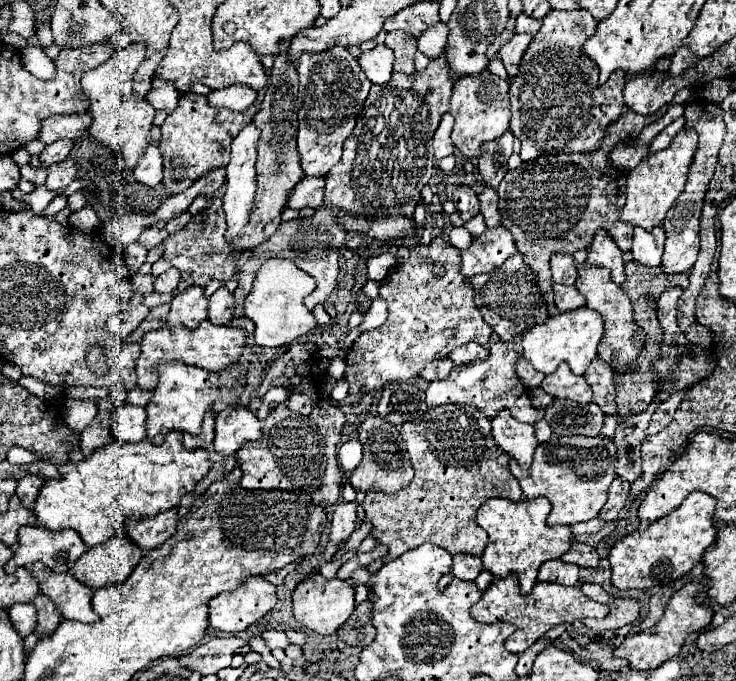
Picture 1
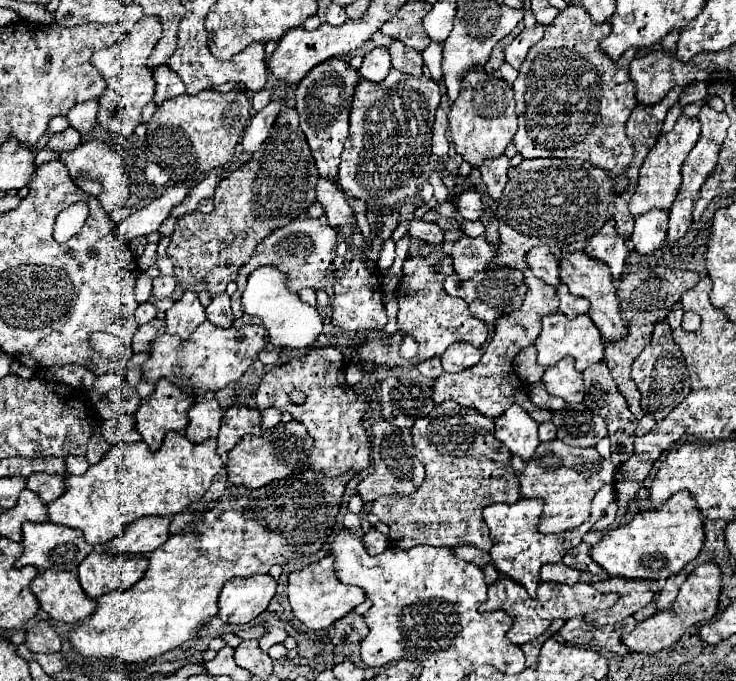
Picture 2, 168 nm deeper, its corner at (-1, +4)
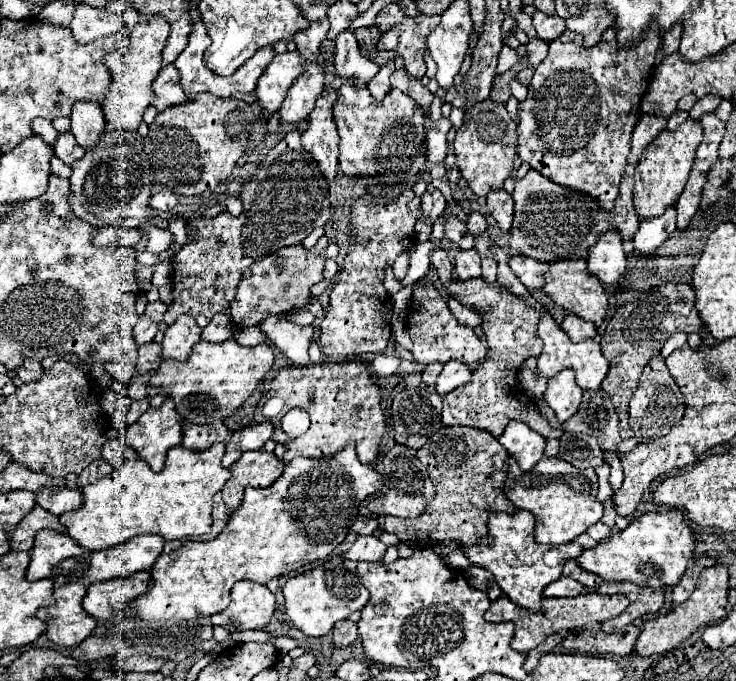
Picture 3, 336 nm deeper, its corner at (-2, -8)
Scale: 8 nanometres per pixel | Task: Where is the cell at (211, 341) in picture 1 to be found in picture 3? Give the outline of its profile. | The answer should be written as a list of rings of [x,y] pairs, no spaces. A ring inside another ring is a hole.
[[[235,340],[227,342],[197,342],[185,362],[163,360],[151,376],[151,386],[161,388],[175,400],[175,408],[183,420],[193,424],[213,424],[231,416],[257,388],[265,372],[273,366],[273,348],[269,344],[241,346]]]

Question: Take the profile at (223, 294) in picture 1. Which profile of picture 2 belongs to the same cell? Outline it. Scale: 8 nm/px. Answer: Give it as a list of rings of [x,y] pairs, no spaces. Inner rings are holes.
[[[226,292],[216,296],[210,302],[210,306],[206,308],[206,318],[214,326],[222,326],[222,328],[230,328],[232,326],[234,316],[232,316],[232,310],[230,310],[230,296]]]

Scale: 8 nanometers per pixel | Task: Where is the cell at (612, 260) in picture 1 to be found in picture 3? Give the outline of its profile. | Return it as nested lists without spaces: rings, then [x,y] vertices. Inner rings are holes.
[[[617,230],[605,232],[595,246],[589,248],[587,270],[593,272],[603,284],[615,284],[625,272],[627,260],[623,252],[623,240]]]

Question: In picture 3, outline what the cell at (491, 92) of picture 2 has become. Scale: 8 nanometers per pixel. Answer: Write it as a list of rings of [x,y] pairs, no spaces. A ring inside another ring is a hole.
[[[491,98],[477,102],[465,110],[465,122],[457,130],[453,140],[453,152],[457,156],[457,168],[467,180],[469,188],[477,196],[487,196],[489,190],[501,188],[505,178],[513,170],[517,152],[517,122],[511,120],[505,104],[497,104]]]

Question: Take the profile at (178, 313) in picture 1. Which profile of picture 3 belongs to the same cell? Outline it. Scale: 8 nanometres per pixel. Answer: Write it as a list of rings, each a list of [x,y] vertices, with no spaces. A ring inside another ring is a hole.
[[[187,314],[179,316],[173,326],[165,330],[163,338],[163,358],[187,360],[191,348],[201,340],[201,328]]]

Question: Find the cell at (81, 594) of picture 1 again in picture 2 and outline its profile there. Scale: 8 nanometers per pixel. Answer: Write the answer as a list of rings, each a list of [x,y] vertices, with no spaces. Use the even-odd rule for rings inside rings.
[[[40,572],[30,584],[40,608],[58,622],[76,624],[96,610],[96,600],[88,598],[80,588],[78,576],[72,572]]]

